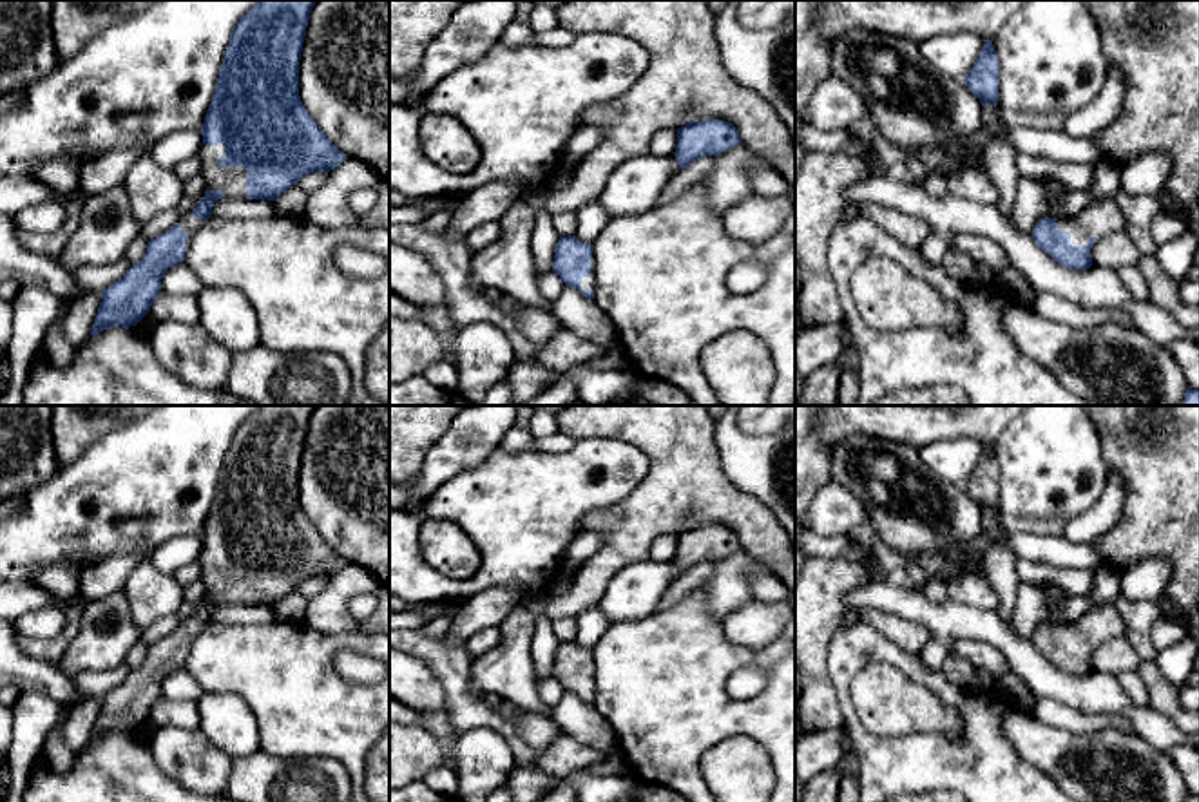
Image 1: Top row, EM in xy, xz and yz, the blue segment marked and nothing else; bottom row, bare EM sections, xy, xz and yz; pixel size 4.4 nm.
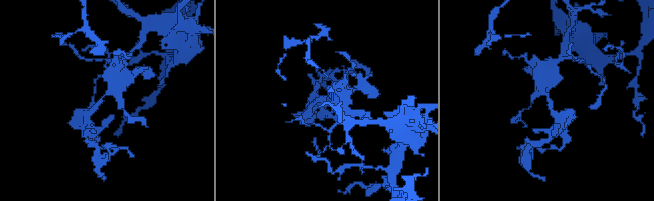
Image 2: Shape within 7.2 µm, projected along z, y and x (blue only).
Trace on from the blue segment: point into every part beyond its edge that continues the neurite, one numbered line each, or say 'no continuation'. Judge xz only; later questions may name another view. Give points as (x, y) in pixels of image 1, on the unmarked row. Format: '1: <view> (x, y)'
1: xz (589, 687)

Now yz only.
1: yz (1100, 623)

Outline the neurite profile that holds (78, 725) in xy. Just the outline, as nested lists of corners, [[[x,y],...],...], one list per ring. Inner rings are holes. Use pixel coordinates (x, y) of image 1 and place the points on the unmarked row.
[[[89,697],[67,711],[62,724],[62,737],[74,753],[78,753],[89,742],[100,708],[101,699]]]

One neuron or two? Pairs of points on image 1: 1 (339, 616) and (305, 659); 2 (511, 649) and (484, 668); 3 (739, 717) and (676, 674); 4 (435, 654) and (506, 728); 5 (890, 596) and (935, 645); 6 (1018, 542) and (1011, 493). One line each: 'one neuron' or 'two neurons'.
1: two neurons
2: one neuron
3: one neuron
4: one neuron
5: one neuron
6: two neurons

